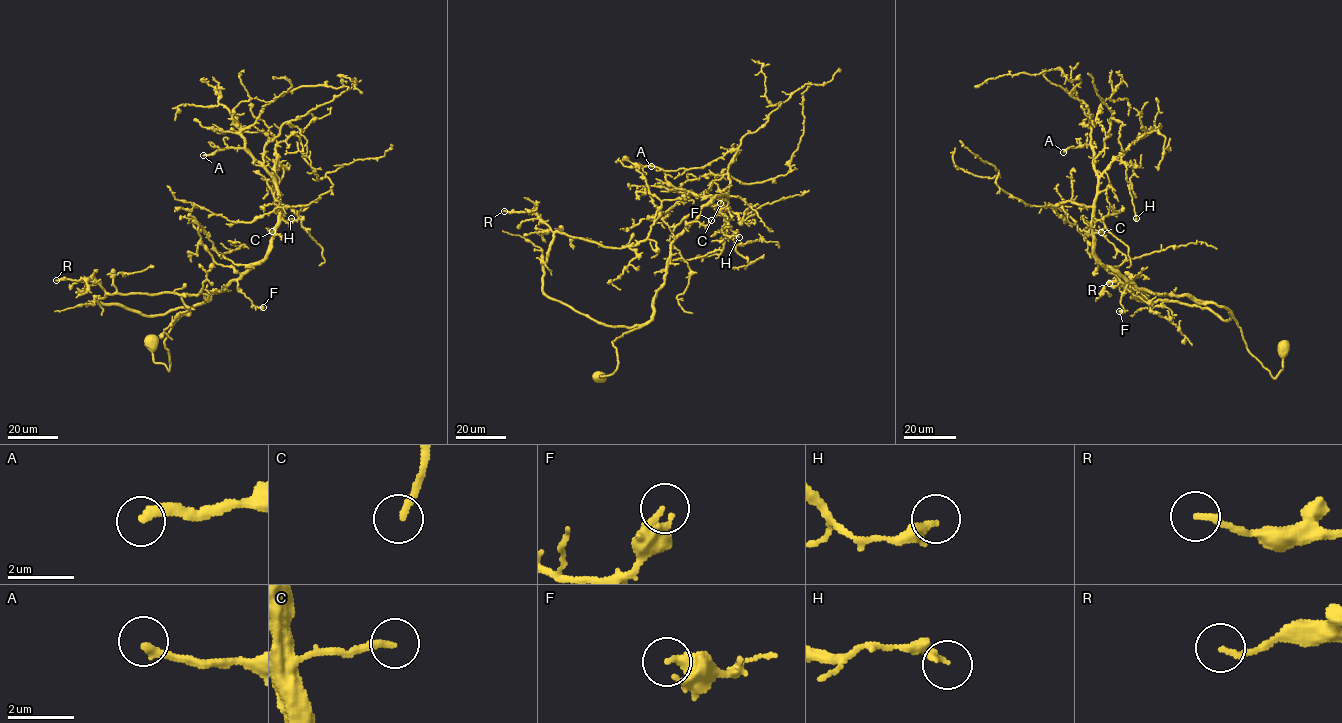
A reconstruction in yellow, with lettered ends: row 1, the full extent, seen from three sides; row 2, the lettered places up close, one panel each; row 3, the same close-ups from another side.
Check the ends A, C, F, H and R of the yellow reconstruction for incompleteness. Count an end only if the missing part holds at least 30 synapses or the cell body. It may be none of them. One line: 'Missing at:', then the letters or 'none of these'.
Missing at: A, C

